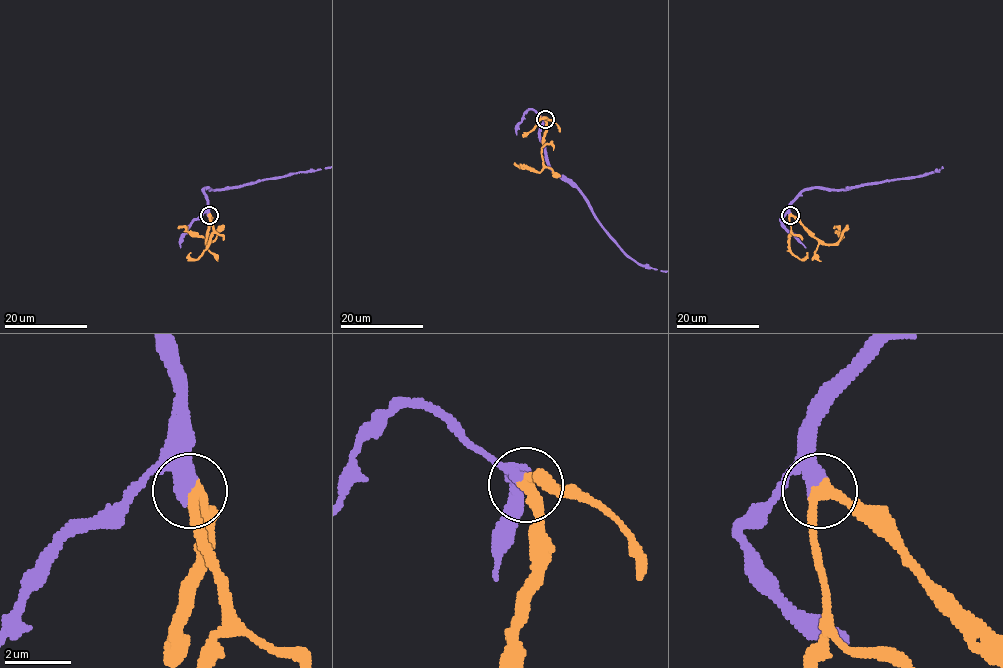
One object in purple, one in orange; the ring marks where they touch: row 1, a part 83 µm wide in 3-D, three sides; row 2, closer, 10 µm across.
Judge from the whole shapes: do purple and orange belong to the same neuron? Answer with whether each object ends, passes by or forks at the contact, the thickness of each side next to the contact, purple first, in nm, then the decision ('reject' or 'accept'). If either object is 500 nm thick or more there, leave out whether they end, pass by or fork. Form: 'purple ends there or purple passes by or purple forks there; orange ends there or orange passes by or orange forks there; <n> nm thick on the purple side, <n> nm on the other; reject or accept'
purple ends there; orange passes by; 480 nm thick on the purple side, 320 nm on the other; accept

